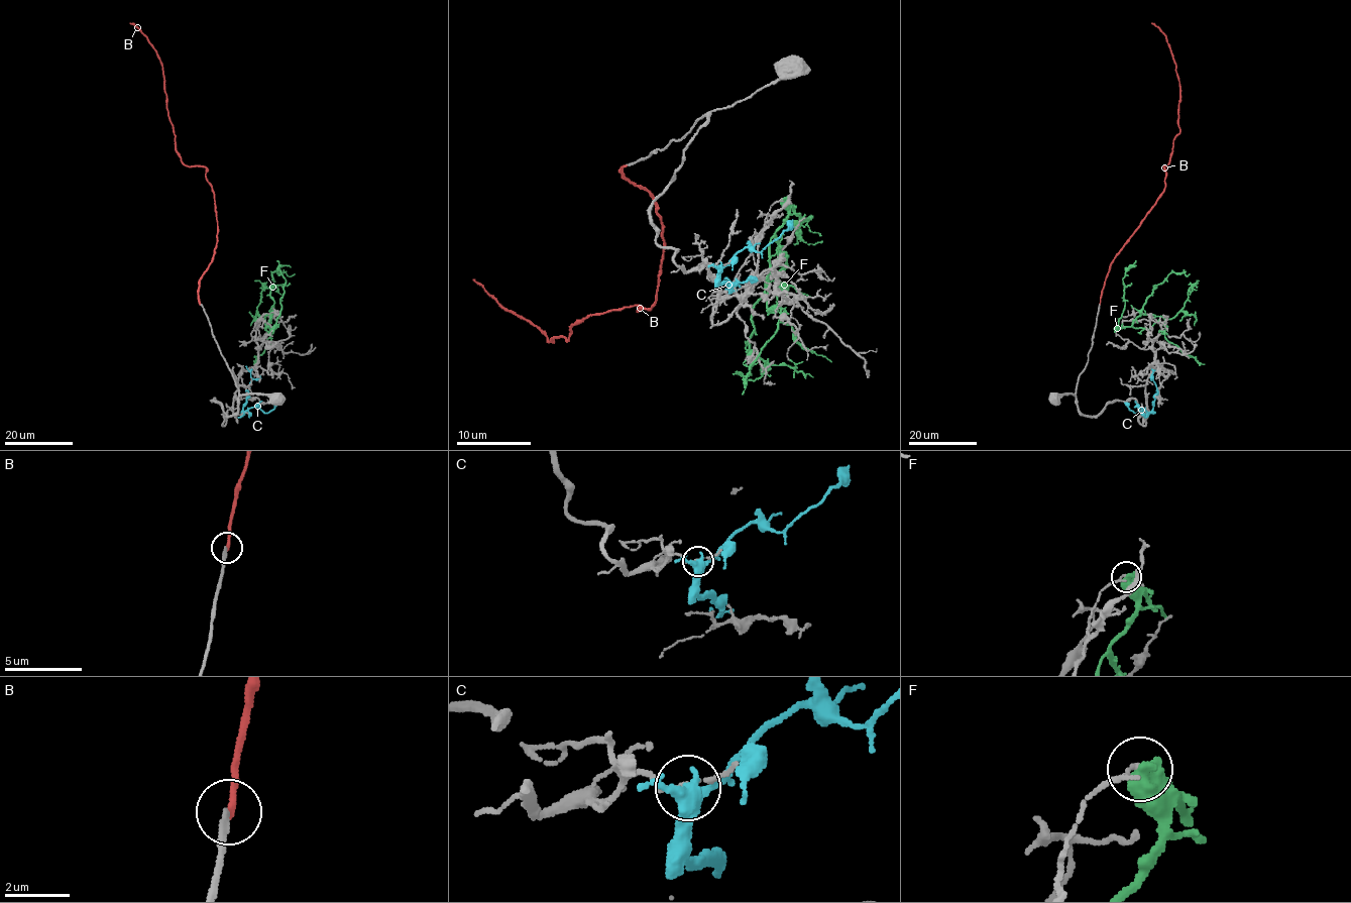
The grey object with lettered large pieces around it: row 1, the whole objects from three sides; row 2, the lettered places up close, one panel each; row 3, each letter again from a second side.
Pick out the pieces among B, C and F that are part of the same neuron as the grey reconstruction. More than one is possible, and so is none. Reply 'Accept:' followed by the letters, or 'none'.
Accept: none

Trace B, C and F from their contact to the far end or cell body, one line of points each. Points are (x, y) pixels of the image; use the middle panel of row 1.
B: (627, 164), (660, 215), (649, 309), (594, 314), (548, 340), (473, 278)
C: (719, 265), (719, 283), (732, 292), (737, 278), (733, 283), (723, 278)
F: (783, 199), (785, 223), (770, 239), (765, 298), (754, 307), (748, 340), (767, 363), (787, 364), (813, 377)

